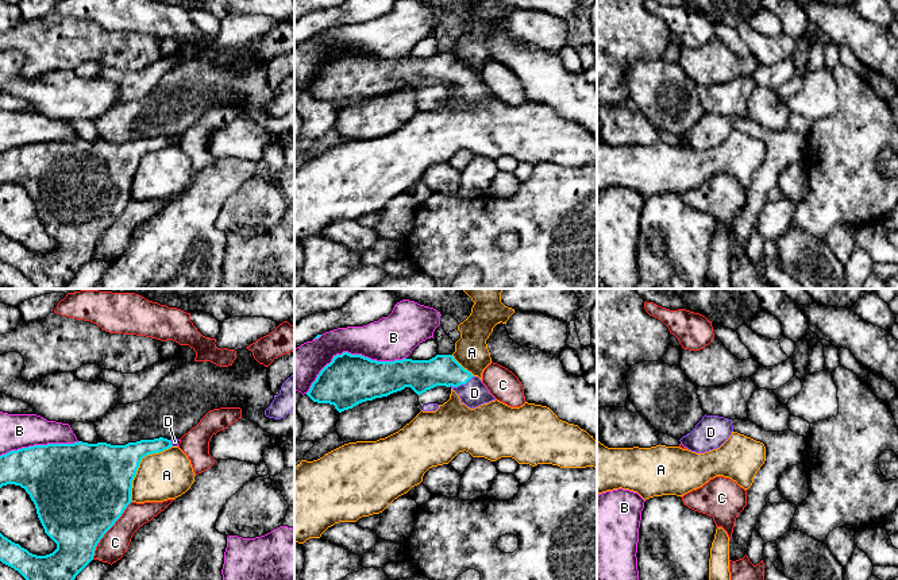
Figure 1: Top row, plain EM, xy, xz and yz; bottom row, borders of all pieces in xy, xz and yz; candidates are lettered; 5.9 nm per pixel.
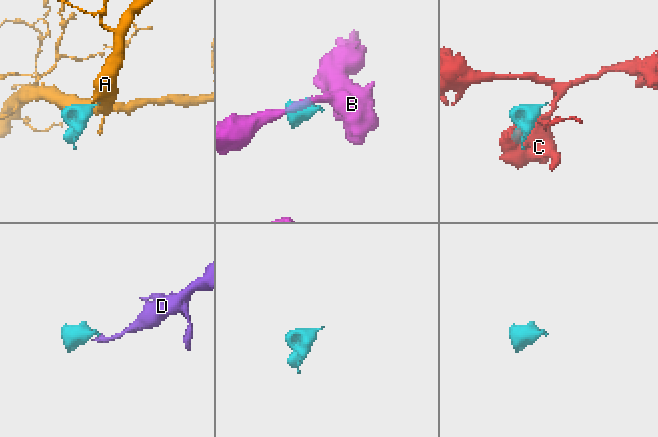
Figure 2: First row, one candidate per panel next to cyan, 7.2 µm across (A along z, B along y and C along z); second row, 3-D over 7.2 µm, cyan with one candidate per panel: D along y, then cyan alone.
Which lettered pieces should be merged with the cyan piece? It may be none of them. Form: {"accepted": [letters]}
{"accepted": ["D"]}

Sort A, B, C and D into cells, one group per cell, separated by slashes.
A / B / C / D

